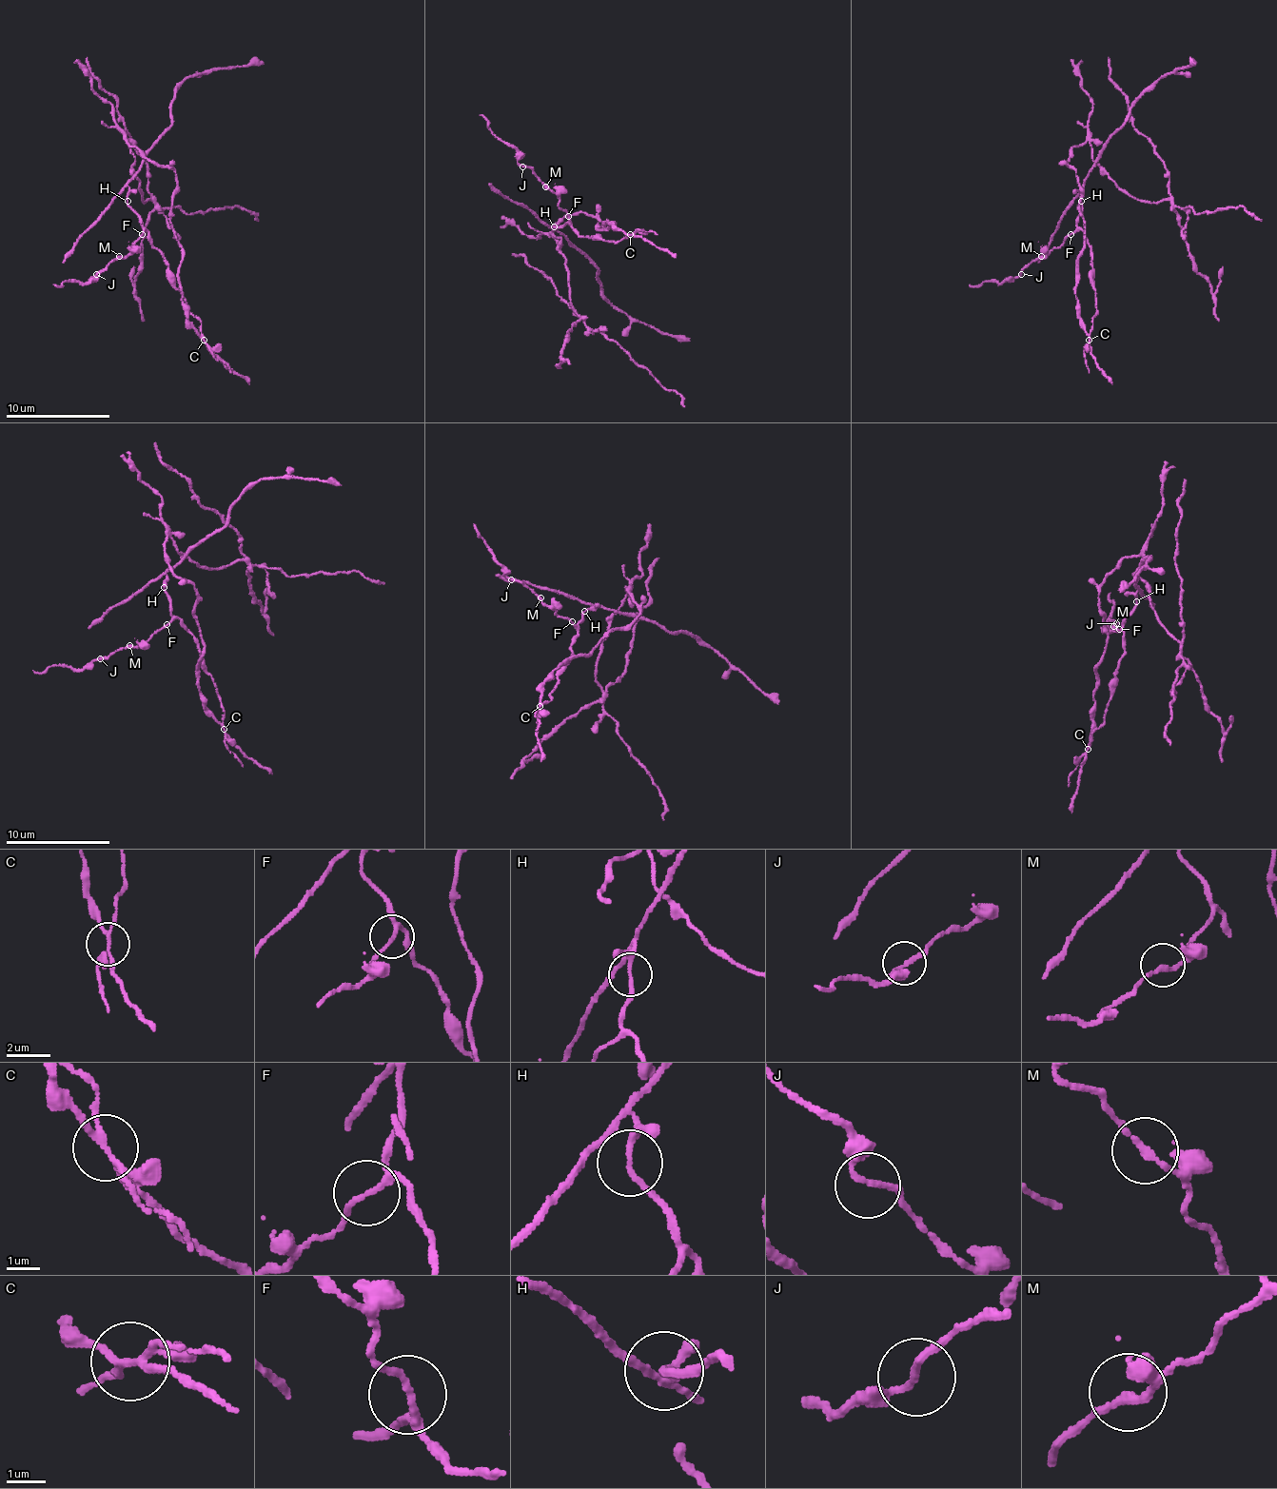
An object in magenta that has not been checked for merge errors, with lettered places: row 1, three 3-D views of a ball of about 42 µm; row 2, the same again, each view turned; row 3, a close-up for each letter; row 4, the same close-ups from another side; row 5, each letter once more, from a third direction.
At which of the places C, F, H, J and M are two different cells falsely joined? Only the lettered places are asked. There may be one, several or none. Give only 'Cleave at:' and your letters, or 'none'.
Cleave at: C, H

